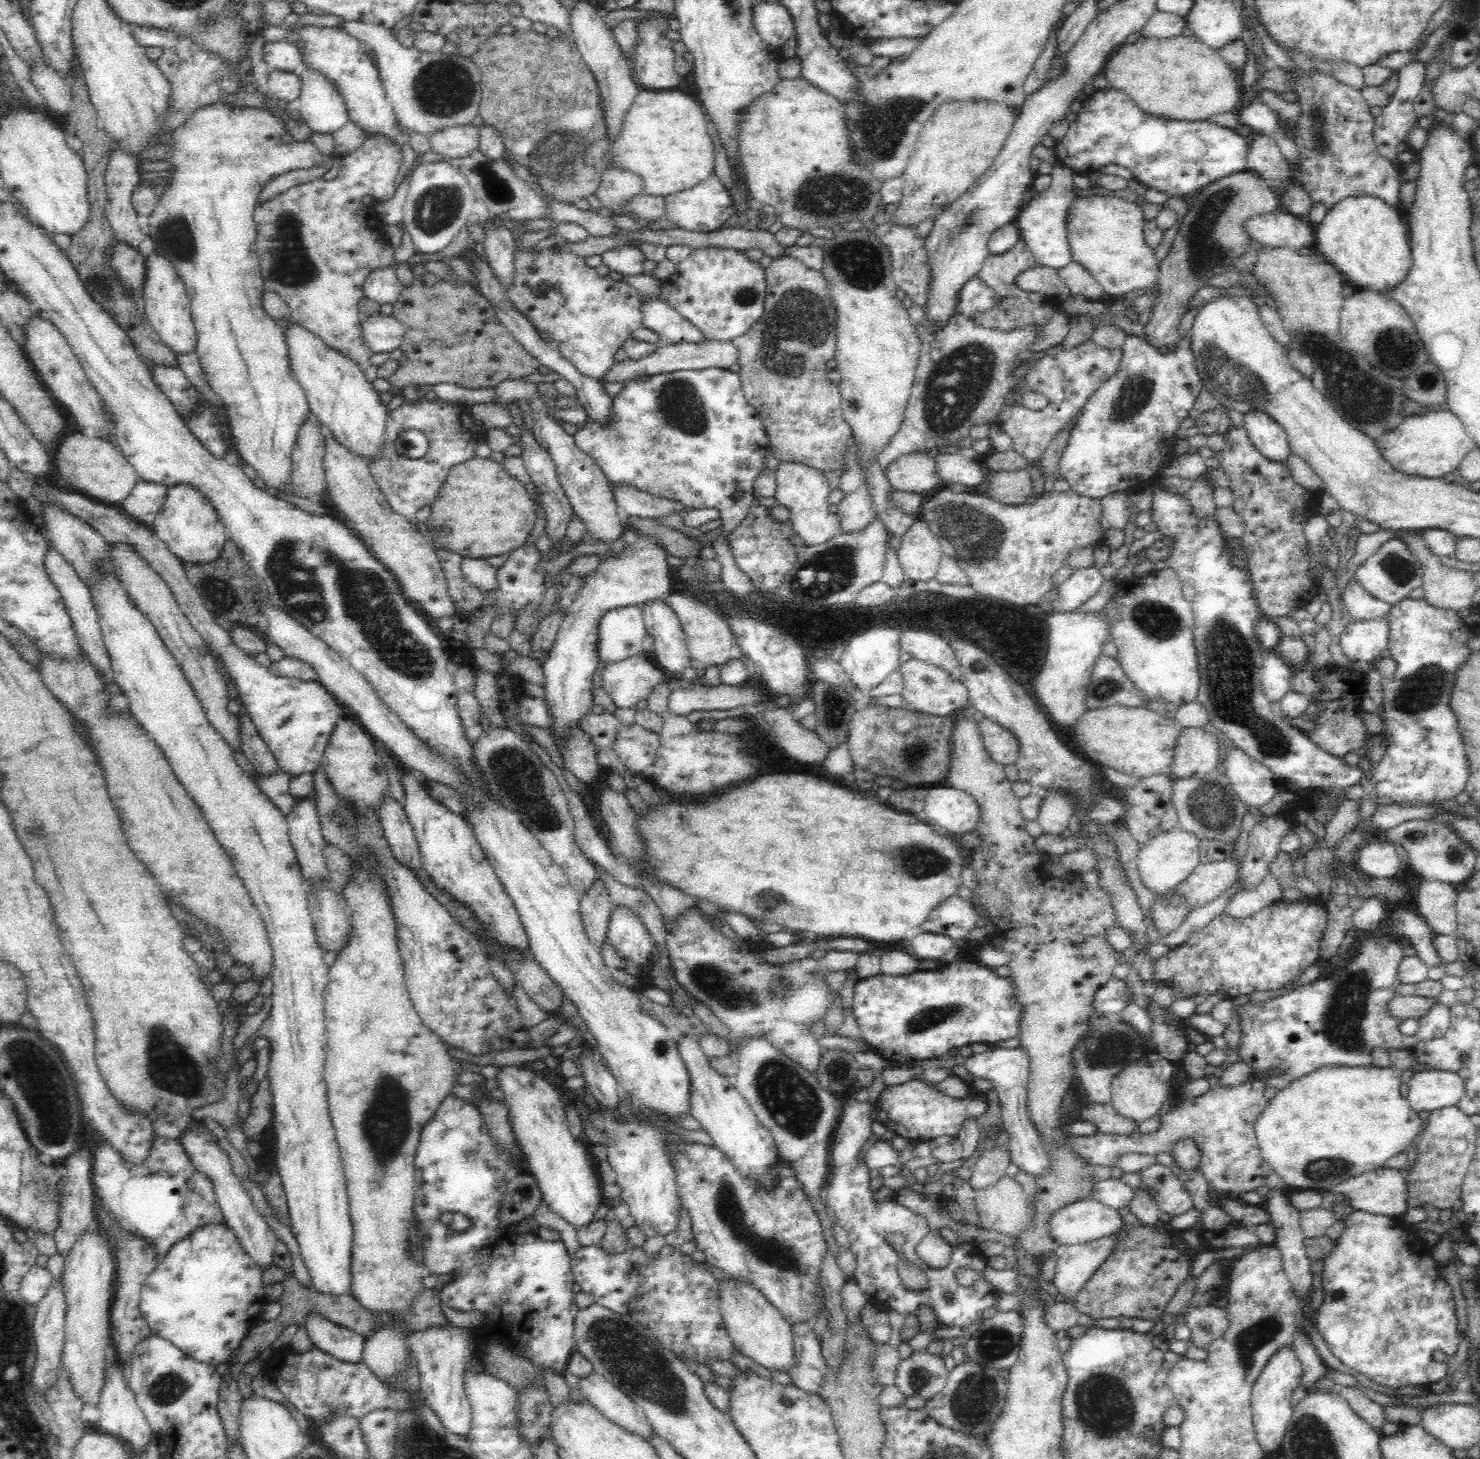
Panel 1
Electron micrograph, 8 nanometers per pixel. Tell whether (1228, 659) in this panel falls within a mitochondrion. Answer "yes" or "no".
yes

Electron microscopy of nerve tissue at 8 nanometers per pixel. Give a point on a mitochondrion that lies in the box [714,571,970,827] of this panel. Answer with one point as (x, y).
(834, 709)

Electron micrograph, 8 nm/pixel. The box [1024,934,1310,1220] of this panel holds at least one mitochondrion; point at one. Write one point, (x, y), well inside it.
(1109, 1049)

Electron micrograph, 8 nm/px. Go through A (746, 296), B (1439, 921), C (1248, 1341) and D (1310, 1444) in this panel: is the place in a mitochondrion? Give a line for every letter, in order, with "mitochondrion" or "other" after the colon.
A: mitochondrion
B: other
C: mitochondrion
D: mitochondrion

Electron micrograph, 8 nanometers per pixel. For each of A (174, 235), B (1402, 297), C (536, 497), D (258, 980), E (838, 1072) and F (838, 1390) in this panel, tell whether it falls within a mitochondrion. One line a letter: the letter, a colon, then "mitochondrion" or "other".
A: mitochondrion
B: other
C: other
D: other
E: mitochondrion
F: other

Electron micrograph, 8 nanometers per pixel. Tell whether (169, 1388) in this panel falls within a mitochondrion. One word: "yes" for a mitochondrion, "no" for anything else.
yes

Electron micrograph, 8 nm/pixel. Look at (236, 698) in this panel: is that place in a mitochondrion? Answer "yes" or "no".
no

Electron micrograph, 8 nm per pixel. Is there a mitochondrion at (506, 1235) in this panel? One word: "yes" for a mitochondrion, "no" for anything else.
no

